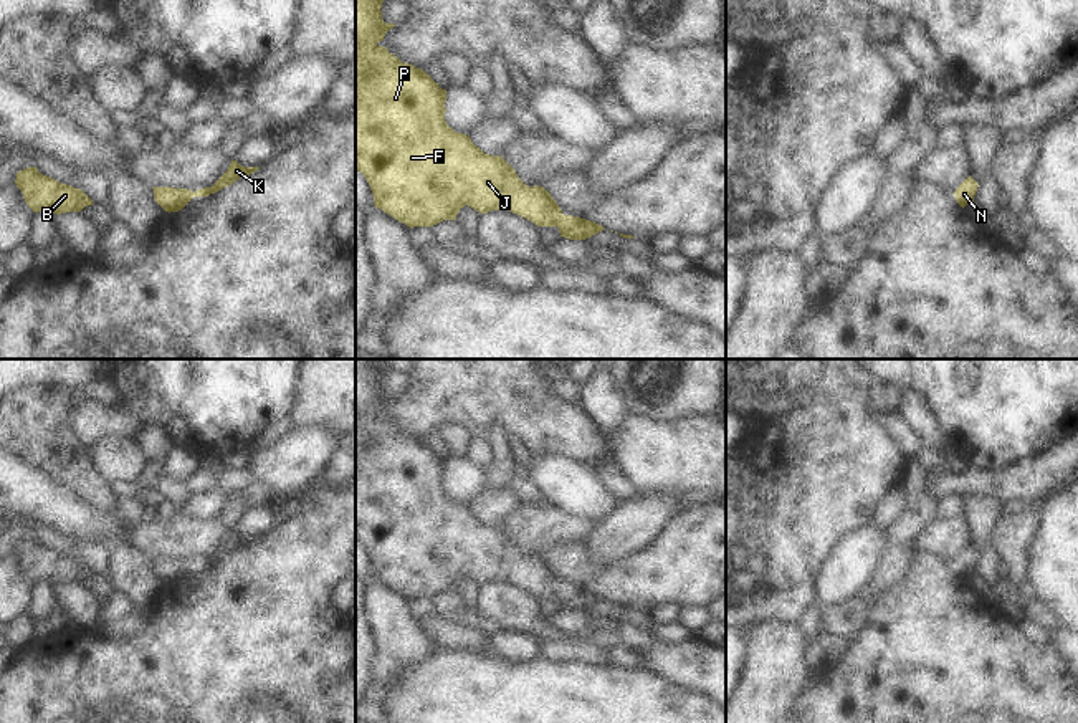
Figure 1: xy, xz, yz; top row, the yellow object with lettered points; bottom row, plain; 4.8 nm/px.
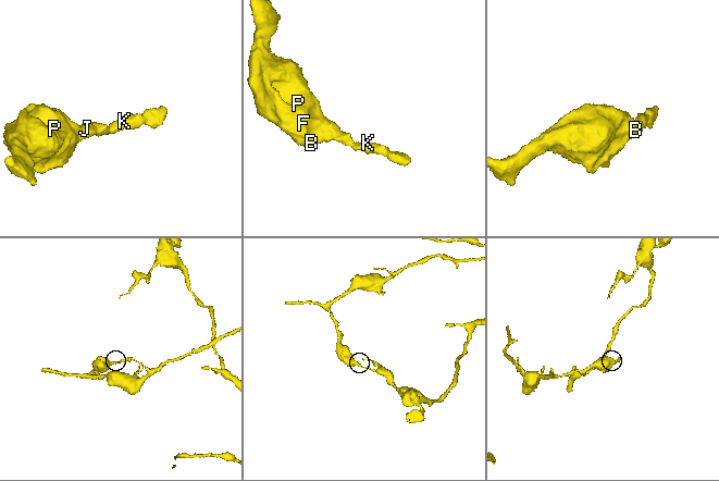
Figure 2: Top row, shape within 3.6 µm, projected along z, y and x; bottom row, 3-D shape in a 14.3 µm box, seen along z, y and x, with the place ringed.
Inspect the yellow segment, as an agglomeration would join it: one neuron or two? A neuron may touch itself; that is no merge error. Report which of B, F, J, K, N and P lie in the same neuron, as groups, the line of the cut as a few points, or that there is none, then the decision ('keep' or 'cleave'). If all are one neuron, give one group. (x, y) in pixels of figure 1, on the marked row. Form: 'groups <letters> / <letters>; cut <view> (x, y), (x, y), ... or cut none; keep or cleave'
groups B F J K N P; cut none; keep

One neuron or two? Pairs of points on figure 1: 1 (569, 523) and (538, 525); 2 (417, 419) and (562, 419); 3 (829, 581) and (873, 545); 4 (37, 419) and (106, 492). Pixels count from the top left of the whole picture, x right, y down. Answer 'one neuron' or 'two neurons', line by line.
1: one neuron
2: one neuron
3: one neuron
4: one neuron

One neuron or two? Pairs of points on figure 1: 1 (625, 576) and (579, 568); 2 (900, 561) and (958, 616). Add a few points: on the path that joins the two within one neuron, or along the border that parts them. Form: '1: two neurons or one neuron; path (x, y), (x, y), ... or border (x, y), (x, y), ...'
1: one neuron; path (614, 576), (591, 576)
2: two neurons; border (918, 553), (880, 596)

